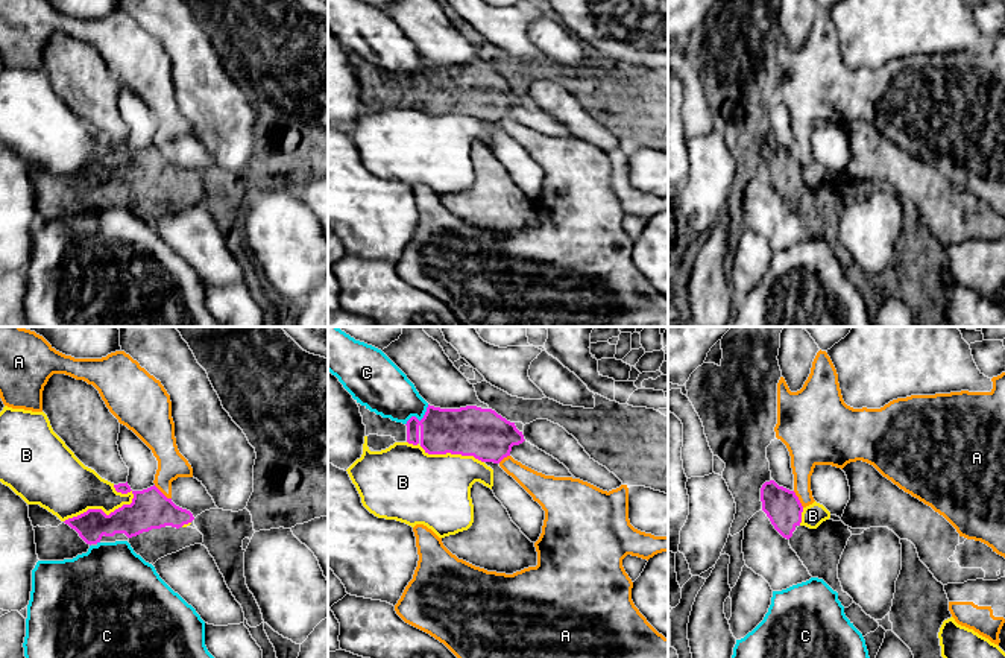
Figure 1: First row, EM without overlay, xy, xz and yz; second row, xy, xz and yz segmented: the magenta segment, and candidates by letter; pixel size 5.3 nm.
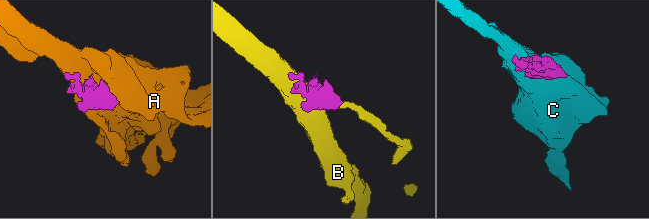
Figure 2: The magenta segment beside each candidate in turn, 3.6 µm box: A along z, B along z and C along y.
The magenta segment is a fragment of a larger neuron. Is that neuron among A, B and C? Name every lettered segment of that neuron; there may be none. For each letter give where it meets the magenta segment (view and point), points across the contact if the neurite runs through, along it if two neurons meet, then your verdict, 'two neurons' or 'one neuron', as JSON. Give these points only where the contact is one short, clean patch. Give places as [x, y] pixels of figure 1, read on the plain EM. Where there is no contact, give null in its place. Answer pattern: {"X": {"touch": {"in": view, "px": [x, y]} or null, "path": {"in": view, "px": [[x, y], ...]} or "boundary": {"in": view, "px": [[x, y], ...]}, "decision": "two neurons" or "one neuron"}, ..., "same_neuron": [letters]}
{"A": {"touch": {"in": "xy", "px": [161, 152]}, "boundary": {"in": "xy", "px": [[154, 145], [170, 158]]}, "decision": "two neurons"}, "B": {"touch": {"in": "xy", "px": [100, 169]}, "decision": "two neurons"}, "C": {"touch": {"in": "xz", "px": [418, 79]}, "decision": "two neurons"}, "same_neuron": []}

